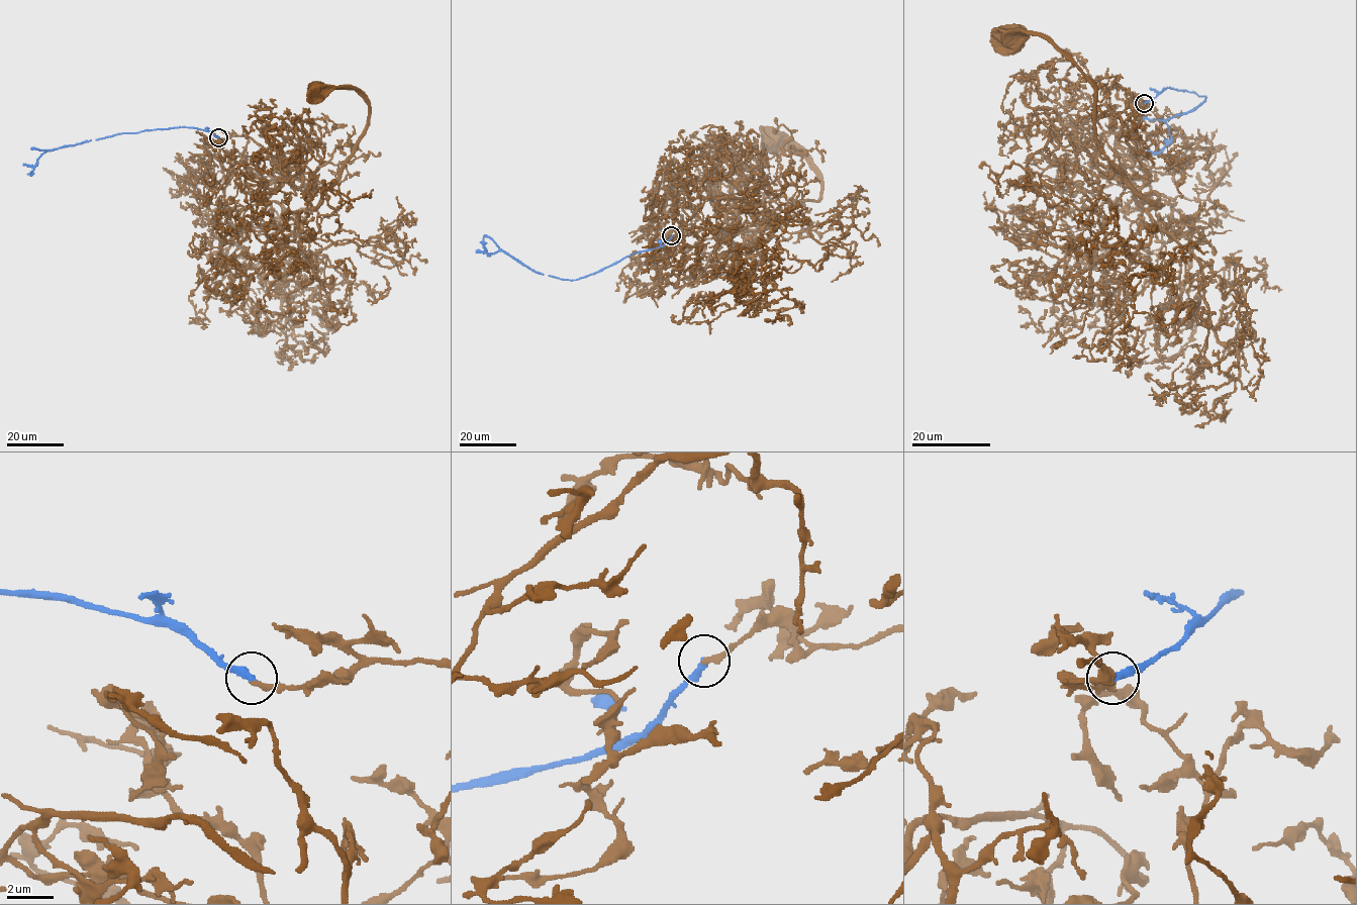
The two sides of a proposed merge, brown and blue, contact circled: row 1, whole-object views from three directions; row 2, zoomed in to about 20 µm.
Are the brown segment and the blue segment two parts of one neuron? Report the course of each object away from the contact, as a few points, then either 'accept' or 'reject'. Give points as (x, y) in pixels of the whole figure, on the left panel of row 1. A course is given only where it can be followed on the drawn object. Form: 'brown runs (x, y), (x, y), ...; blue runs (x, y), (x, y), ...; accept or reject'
brown runs (218, 138), (253, 138), (279, 163), (262, 174), (266, 204), (312, 210), (369, 111), (353, 89), (317, 91); blue runs (218, 137), (189, 127), (117, 133), (46, 151), (30, 172); reject

